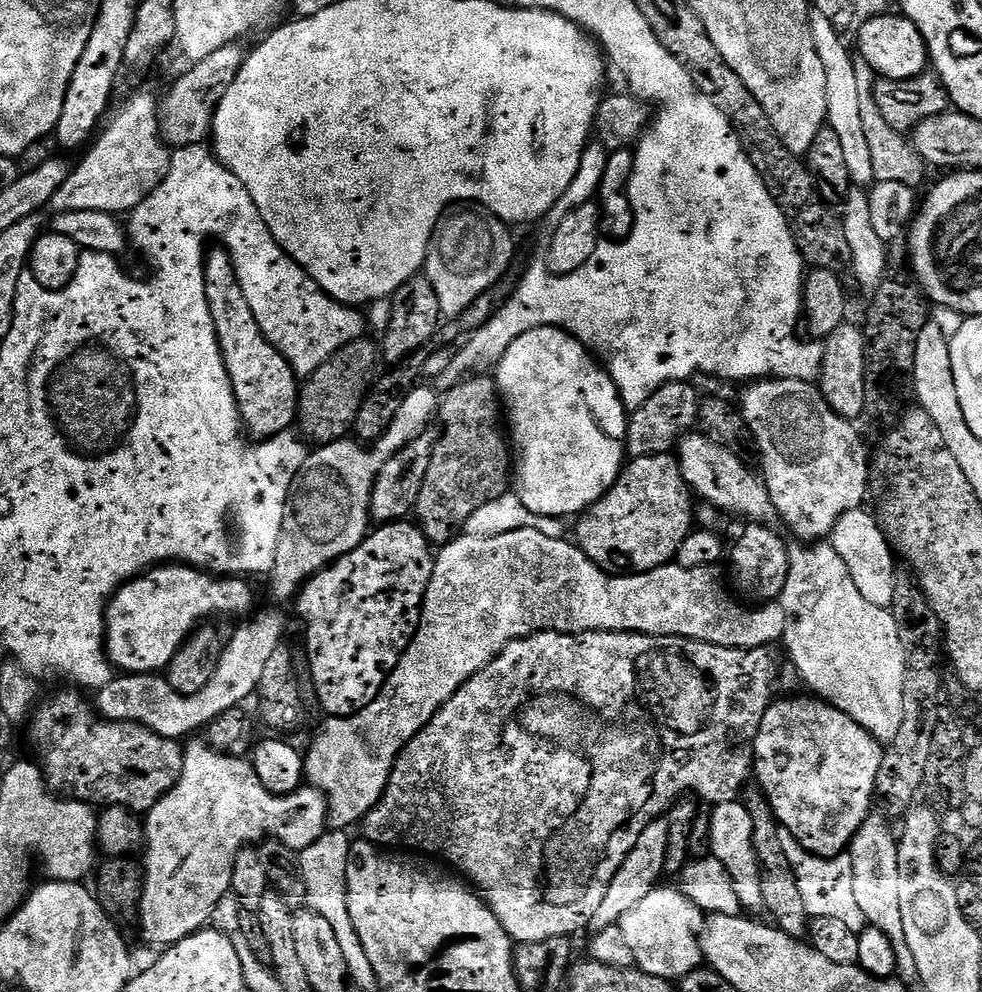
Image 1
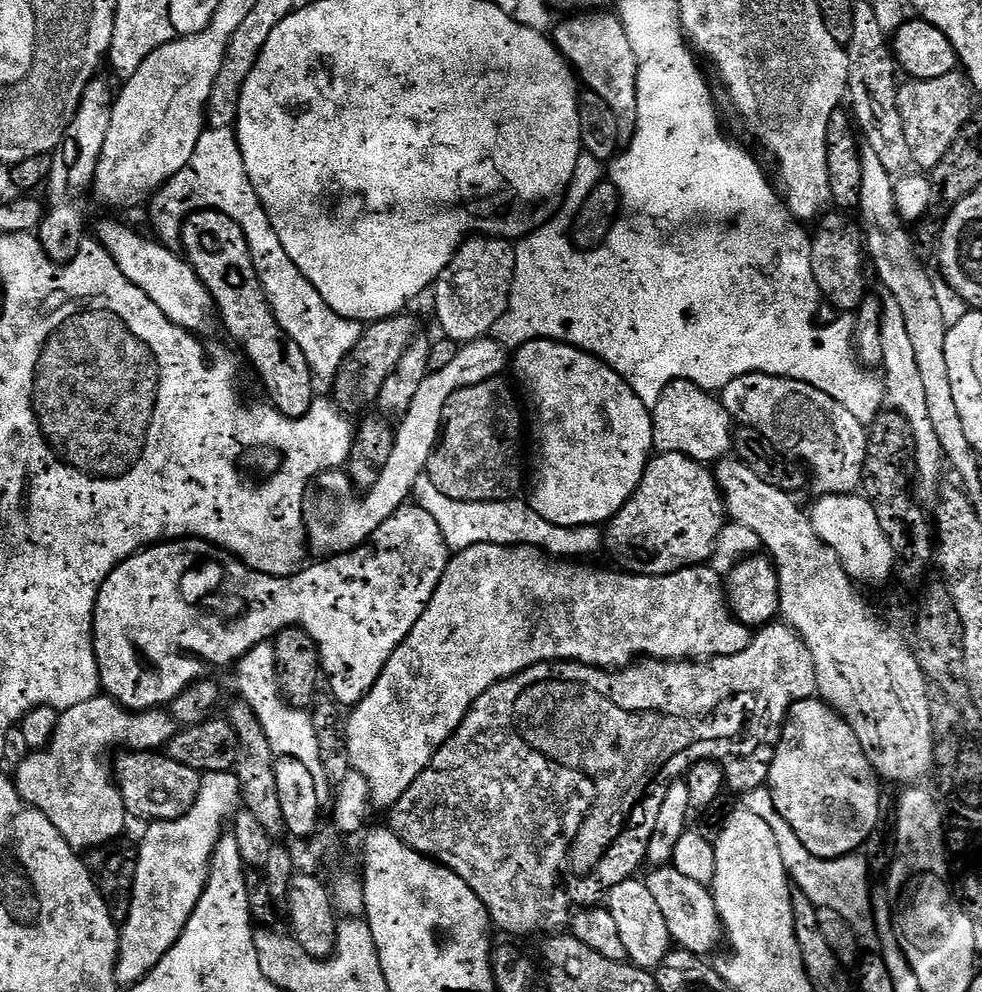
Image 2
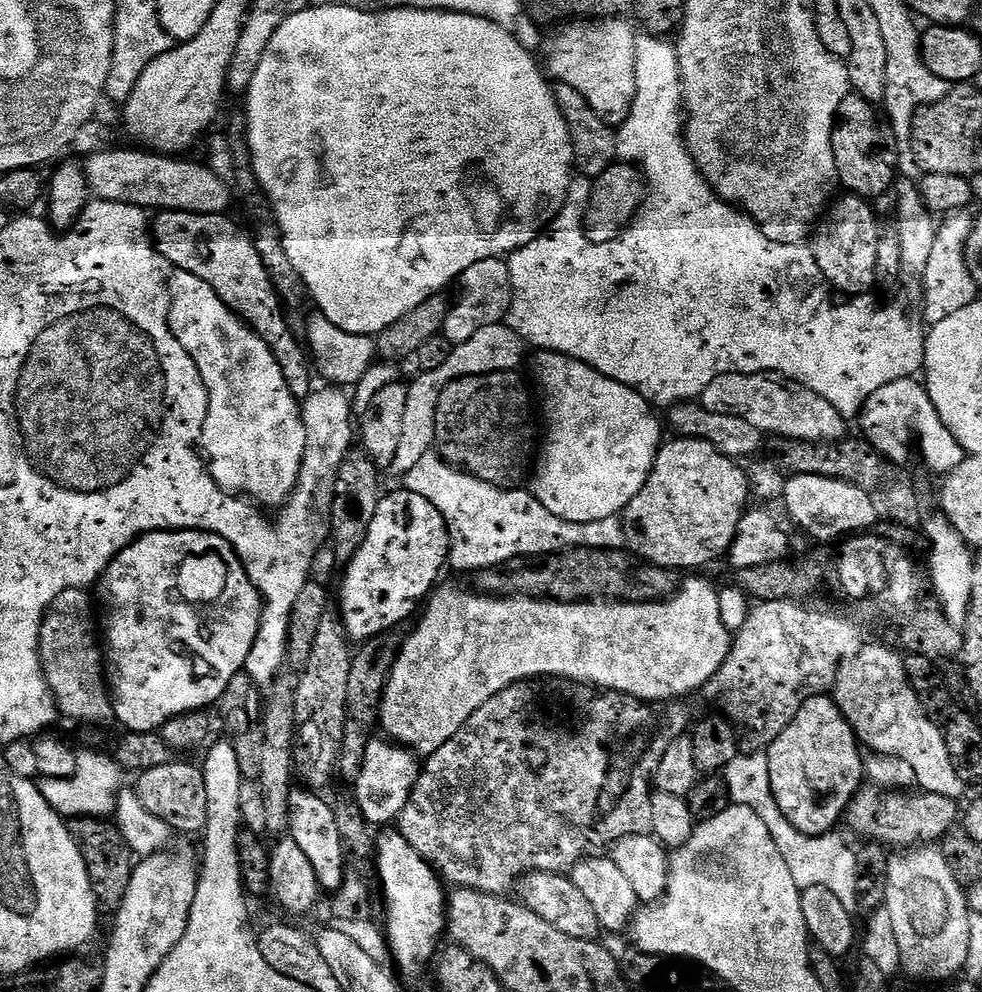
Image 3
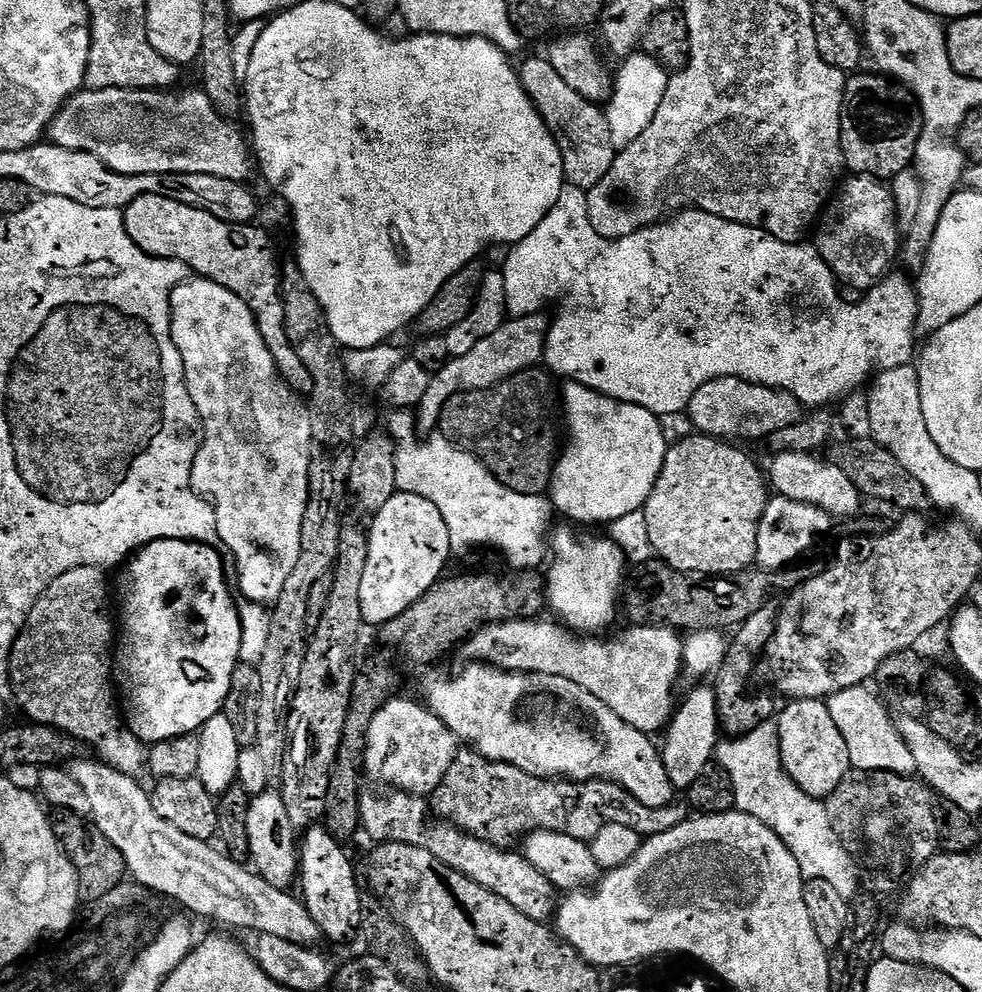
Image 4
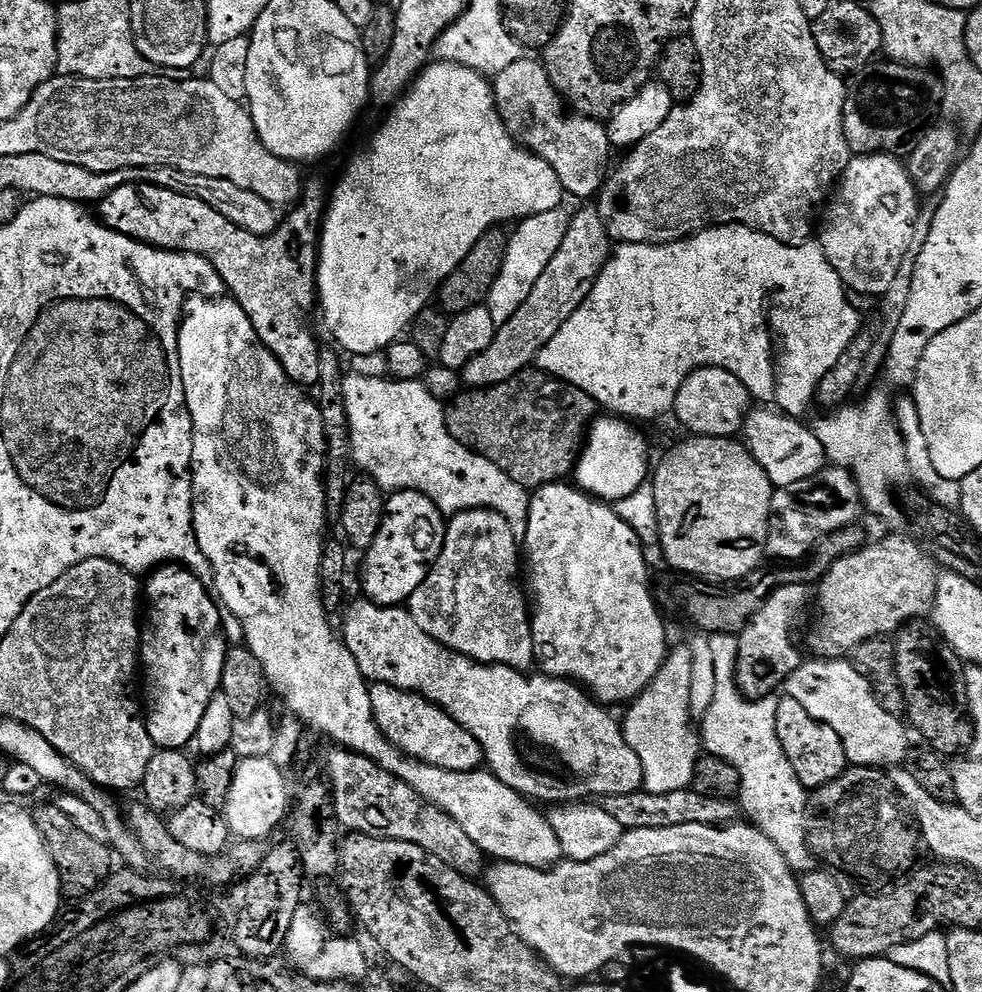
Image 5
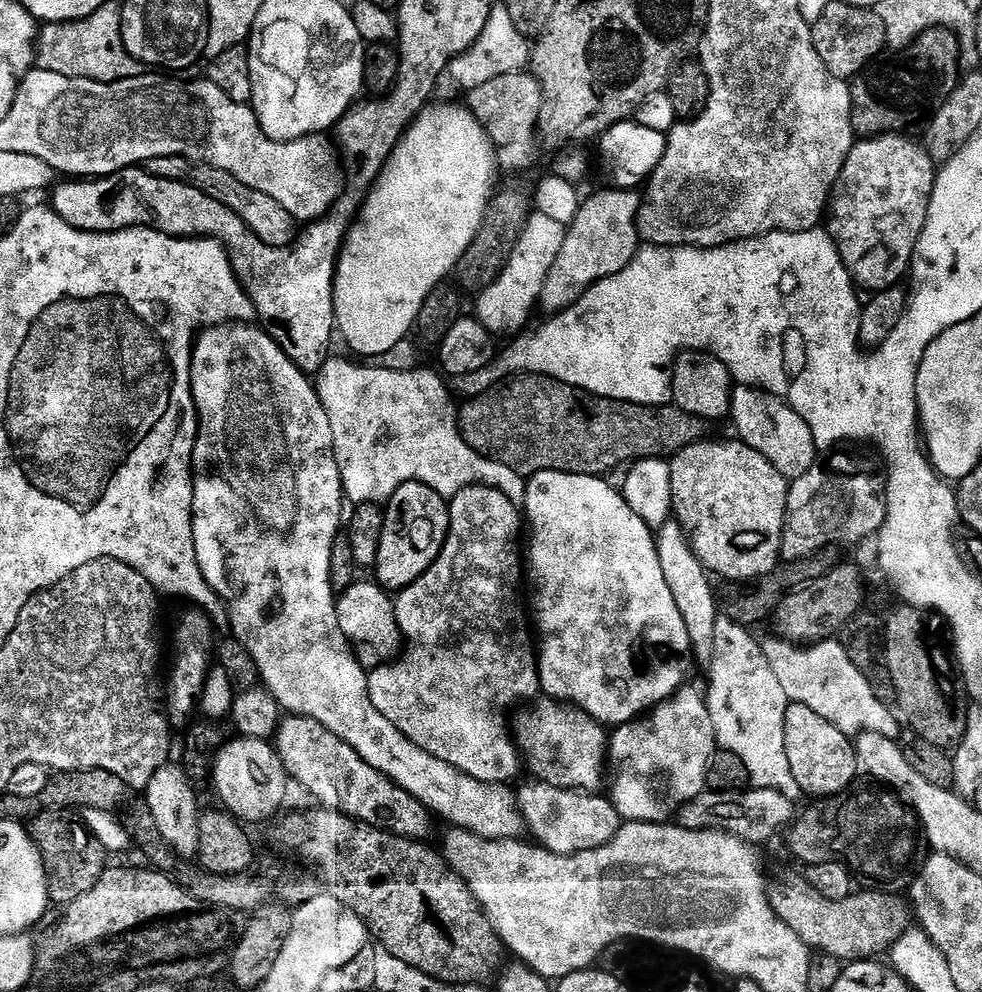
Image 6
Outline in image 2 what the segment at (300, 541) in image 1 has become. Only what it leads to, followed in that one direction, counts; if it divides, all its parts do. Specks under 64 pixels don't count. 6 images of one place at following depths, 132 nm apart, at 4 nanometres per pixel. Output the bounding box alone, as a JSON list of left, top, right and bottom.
[304,338,510,554]

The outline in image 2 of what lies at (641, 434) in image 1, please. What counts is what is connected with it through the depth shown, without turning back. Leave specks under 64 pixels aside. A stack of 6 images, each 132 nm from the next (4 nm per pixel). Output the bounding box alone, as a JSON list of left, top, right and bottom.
[651,380,734,466]

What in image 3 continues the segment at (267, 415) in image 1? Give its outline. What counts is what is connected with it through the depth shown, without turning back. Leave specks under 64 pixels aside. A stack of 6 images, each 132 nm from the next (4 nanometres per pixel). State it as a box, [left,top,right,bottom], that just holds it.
[154,211,314,402]

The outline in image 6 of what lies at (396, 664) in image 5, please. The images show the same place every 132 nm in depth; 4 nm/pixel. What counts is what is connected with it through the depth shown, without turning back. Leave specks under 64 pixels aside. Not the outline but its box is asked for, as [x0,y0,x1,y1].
[336,579,606,790]

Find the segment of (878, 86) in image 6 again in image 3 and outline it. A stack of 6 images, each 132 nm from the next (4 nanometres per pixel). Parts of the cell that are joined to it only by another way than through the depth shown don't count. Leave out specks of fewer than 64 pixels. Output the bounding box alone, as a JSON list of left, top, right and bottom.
[832,94,898,201]

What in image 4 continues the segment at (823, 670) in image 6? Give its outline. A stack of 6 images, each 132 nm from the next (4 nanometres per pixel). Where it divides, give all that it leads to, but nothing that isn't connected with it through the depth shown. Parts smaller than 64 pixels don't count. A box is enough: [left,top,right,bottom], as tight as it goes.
[826,686,916,777]

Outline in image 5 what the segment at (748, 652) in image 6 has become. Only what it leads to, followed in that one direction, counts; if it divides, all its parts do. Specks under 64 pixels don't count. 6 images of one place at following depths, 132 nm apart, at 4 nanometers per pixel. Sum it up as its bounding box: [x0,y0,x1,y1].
[699,632,818,874]

